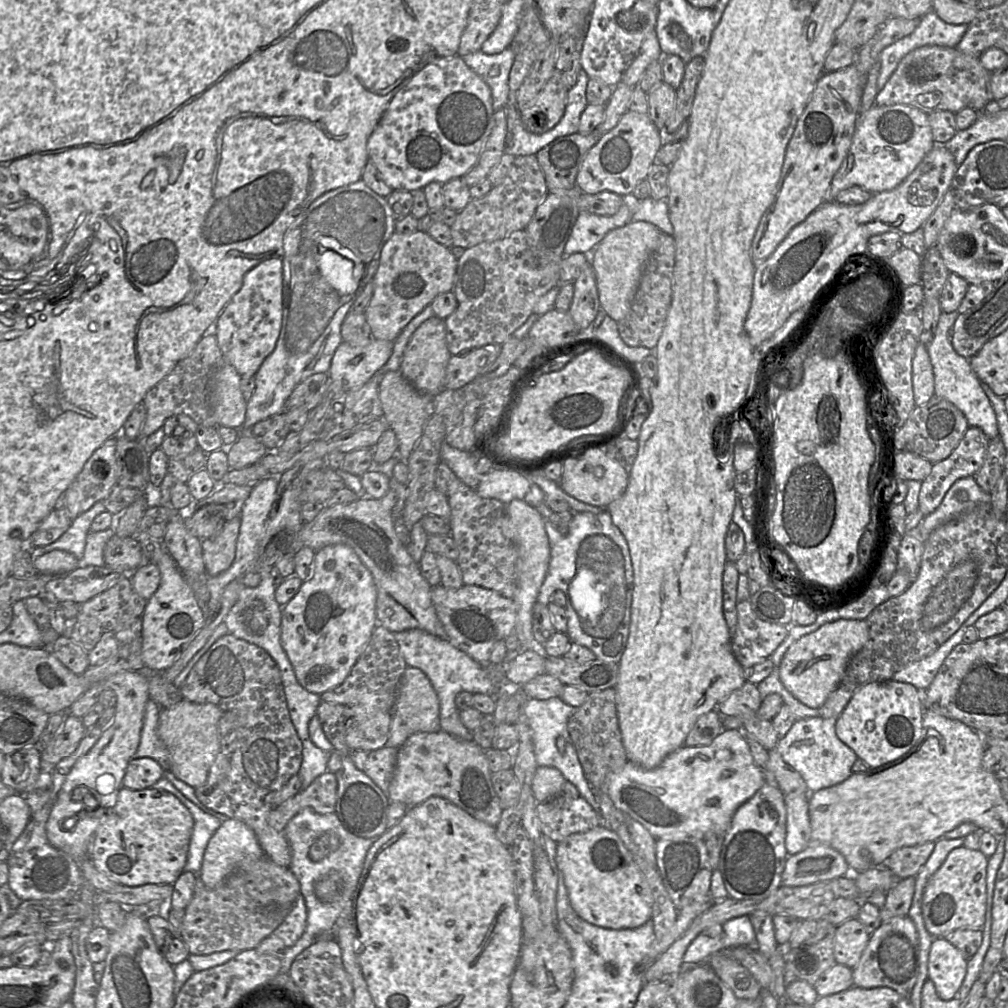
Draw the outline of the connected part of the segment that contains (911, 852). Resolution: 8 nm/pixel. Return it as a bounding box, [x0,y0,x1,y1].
[882,842,935,878]

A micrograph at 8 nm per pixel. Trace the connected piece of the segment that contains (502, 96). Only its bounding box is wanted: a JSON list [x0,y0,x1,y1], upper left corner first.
[462,47,516,111]

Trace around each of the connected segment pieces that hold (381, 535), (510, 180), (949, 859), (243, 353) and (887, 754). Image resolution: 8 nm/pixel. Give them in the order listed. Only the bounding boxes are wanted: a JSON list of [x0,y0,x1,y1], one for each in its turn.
[[299,489,447,639],[450,157,547,249],[922,846,988,937],[213,257,283,376],[836,680,922,768]]

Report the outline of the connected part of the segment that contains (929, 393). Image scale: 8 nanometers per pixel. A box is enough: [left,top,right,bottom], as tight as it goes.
[912,345,934,406]

